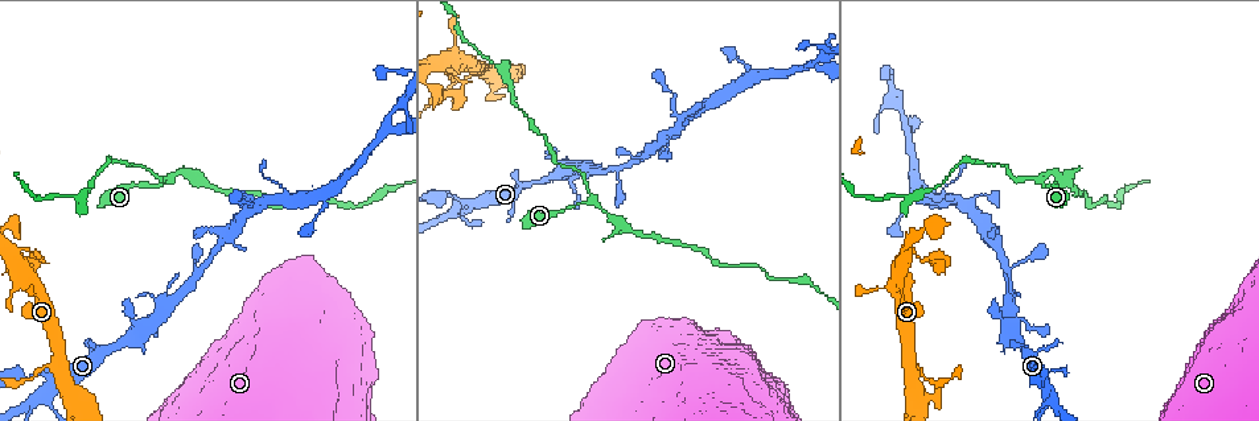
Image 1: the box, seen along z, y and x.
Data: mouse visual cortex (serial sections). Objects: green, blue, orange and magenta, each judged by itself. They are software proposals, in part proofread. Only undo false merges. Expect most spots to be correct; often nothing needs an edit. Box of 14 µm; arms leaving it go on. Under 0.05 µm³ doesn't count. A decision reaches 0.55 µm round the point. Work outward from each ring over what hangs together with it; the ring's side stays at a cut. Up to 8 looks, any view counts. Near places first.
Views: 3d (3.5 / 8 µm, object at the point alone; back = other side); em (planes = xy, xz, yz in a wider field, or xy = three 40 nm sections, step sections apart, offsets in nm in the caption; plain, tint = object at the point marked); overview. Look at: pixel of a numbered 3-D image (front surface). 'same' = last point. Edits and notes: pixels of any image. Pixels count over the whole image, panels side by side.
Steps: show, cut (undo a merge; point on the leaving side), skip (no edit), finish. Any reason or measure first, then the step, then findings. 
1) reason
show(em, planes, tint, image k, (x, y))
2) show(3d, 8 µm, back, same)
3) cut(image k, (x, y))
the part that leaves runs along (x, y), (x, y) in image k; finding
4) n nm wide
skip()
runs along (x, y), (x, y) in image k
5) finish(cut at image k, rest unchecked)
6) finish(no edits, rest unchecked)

a fork
show(3d, 3.5 µm, image 1, (199, 272))

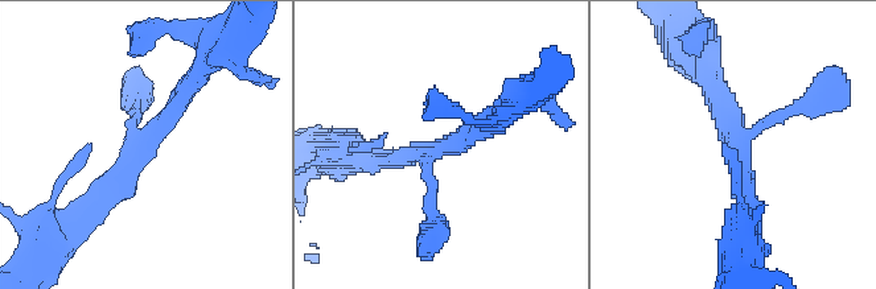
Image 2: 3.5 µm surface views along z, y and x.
now the EM
show(em, planes, tint, image 2, (137, 152))

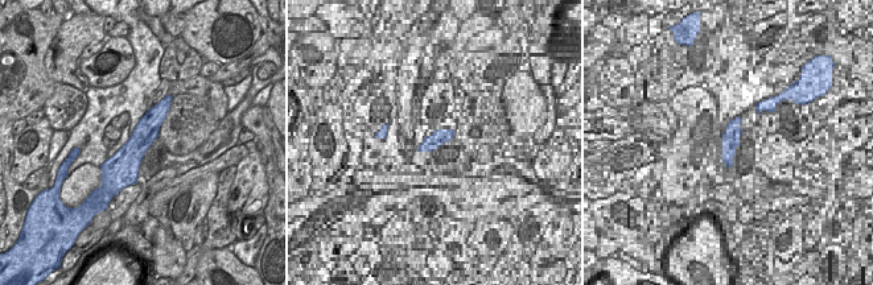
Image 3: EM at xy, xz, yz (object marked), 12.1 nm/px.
arms of 150, 250, 250 nm
skip()
runs along (161, 106), (130, 155), (130, 181) in image 3; continuous, no second cell

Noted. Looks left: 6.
a fork
show(3d, 3.5 µm, back, image 1, (168, 182))

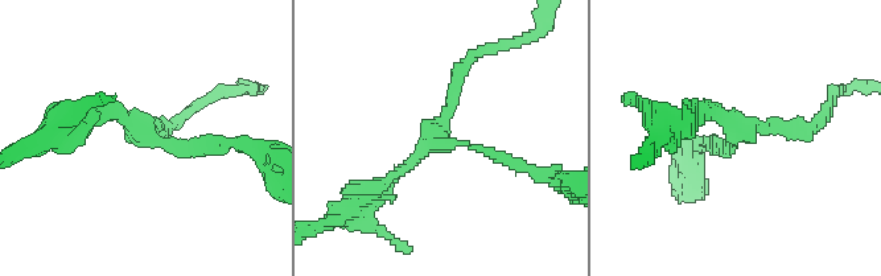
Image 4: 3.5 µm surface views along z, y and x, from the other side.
show(em, xy, step 1, tint, image 4, (436, 140))

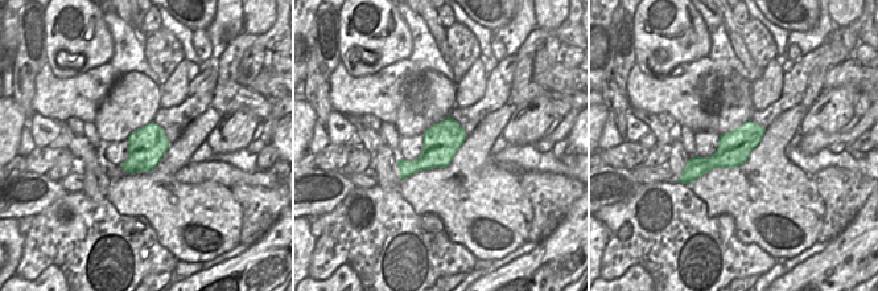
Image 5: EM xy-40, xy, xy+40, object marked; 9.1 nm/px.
320 nm wide
skip()
runs along (515, 165), (470, 145), (433, 141), (373, 192) in image 4; all the same cell

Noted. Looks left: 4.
thin arm on a thick one
show(3d, 8 µm, back, image 1, (50, 393))

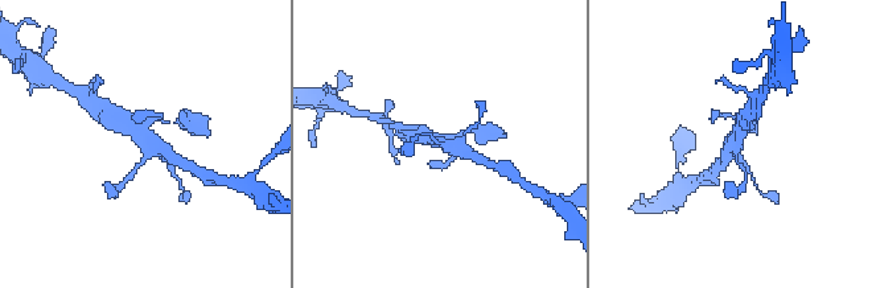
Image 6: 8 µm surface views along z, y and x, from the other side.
show(3d, 3.5 µm, back, image 6, (731, 140))

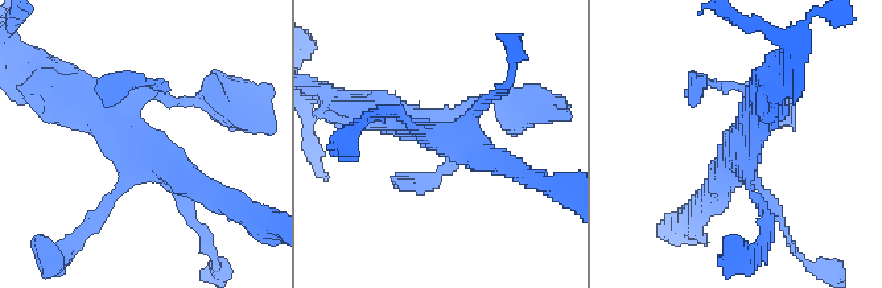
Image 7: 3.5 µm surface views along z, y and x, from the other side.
arms of 100, 150, 400, 400 nm
skip()
runs along (73, 90), (137, 147), (202, 188) in image 7; all the same cell

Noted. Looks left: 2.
finish(no edits, rest unchecked)

